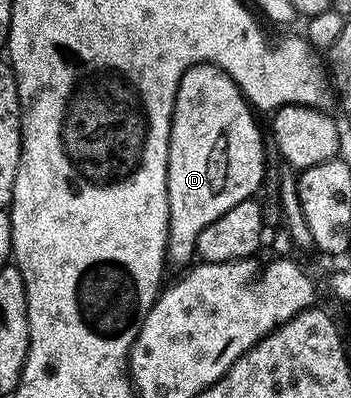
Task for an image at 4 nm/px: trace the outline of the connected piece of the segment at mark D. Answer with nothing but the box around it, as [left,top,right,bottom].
[167,62,267,267]

